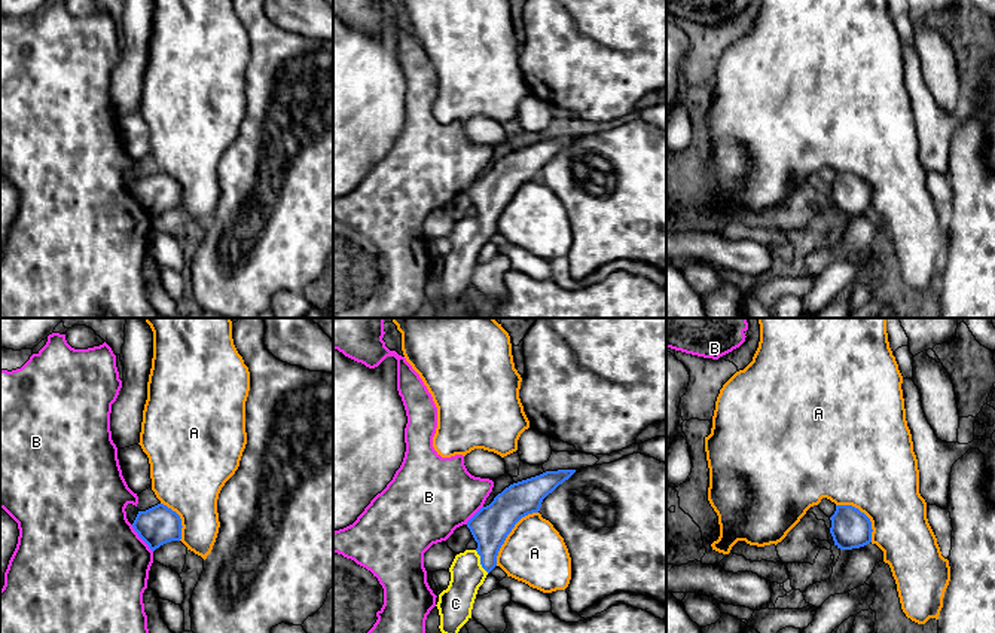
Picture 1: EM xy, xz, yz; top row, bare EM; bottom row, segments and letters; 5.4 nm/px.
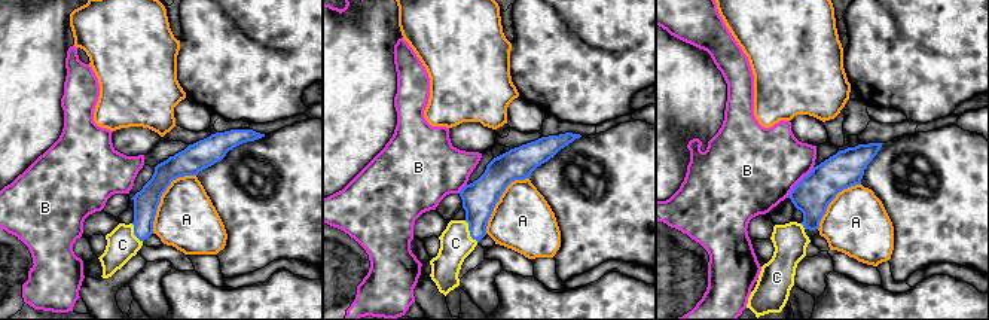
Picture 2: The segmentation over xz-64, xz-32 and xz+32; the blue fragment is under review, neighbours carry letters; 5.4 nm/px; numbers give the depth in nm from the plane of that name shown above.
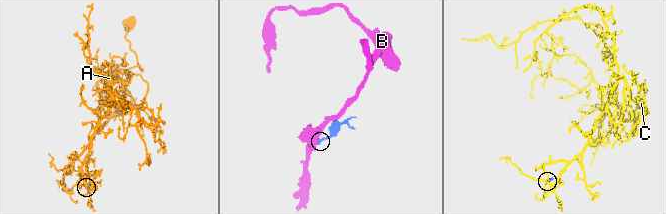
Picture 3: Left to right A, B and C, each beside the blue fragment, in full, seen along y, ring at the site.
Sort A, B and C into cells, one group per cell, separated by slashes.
A / B / C

